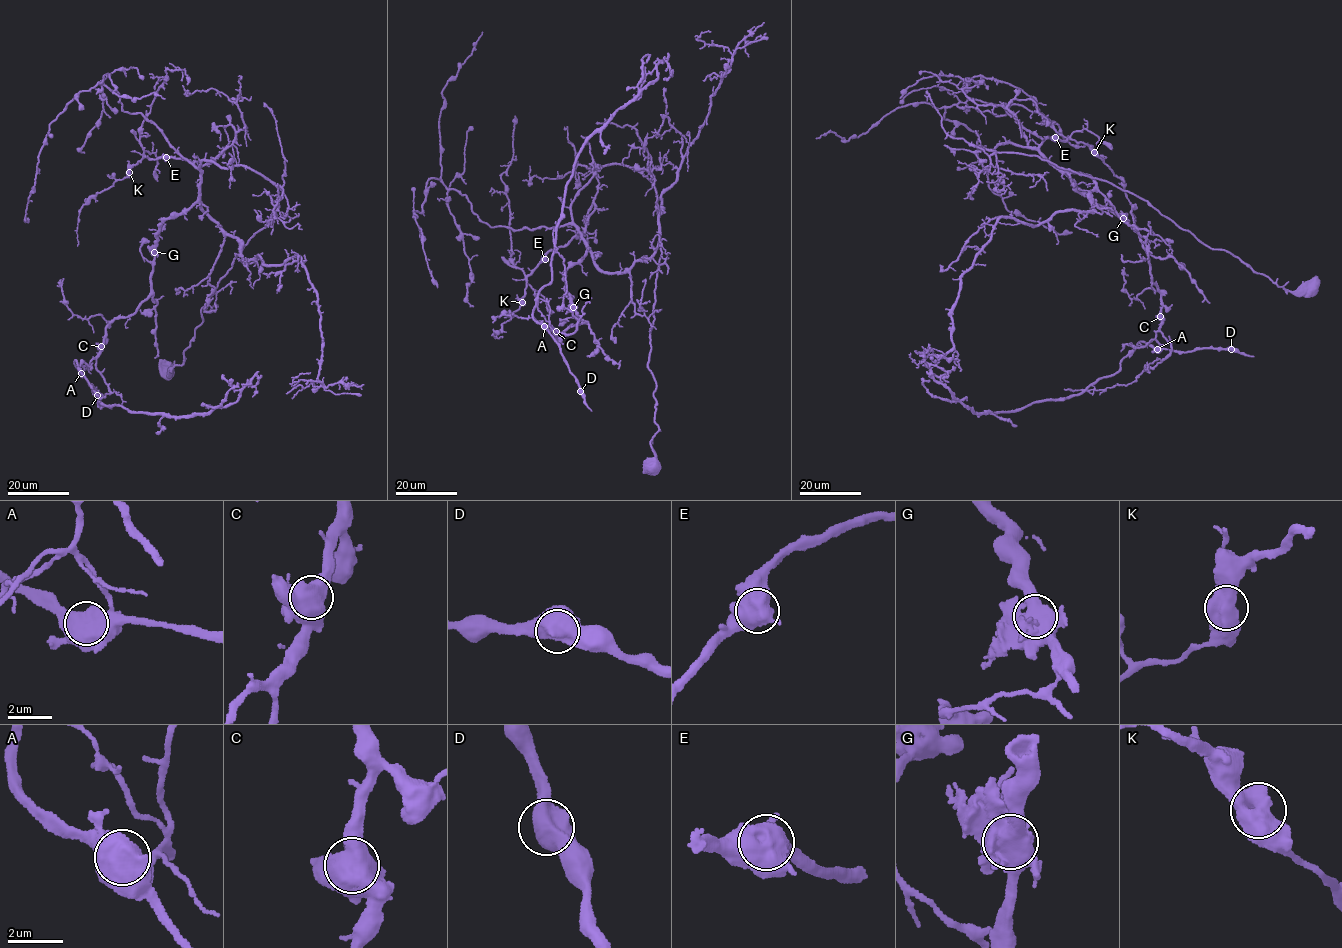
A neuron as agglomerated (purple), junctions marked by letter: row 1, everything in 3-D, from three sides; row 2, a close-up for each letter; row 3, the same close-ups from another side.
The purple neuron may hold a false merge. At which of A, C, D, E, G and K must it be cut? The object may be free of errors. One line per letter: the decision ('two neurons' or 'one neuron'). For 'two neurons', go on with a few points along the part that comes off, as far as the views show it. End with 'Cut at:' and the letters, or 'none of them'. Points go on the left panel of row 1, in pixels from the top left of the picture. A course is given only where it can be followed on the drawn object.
A: two neurons; foreign part runs (81, 373), (75, 360), (100, 402), (150, 414), (189, 416), (224, 407), (238, 400), (255, 376), (252, 397)
C: one neuron
D: one neuron
E: one neuron
G: one neuron
K: one neuron
Cut at: A

